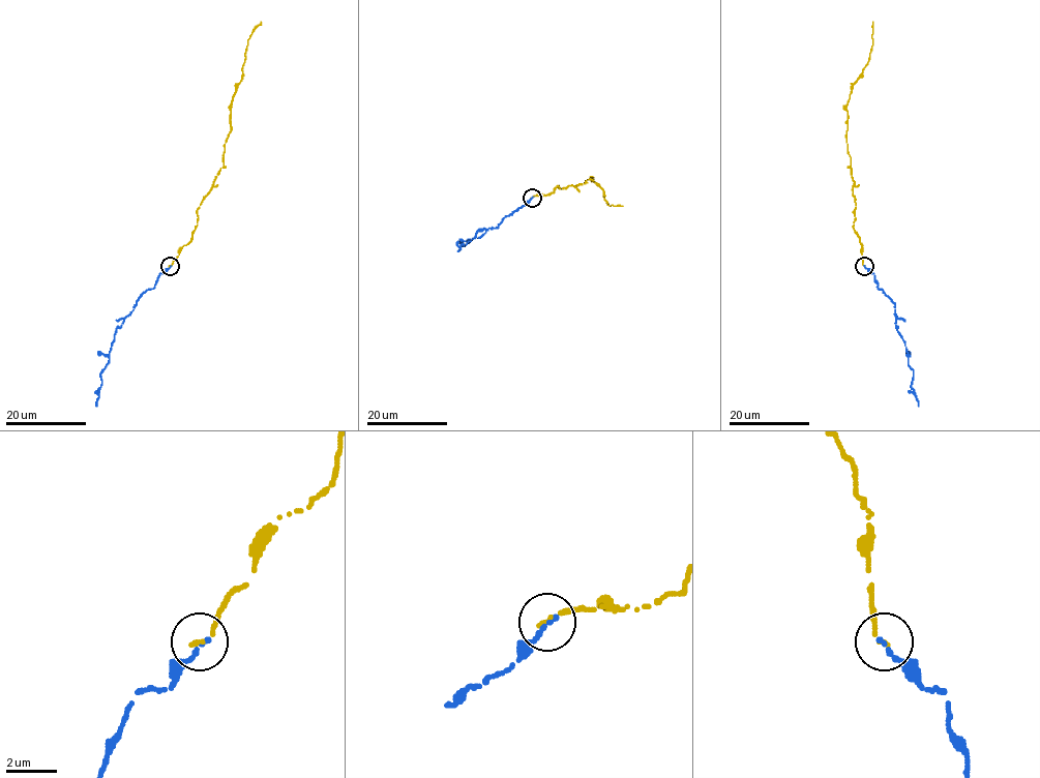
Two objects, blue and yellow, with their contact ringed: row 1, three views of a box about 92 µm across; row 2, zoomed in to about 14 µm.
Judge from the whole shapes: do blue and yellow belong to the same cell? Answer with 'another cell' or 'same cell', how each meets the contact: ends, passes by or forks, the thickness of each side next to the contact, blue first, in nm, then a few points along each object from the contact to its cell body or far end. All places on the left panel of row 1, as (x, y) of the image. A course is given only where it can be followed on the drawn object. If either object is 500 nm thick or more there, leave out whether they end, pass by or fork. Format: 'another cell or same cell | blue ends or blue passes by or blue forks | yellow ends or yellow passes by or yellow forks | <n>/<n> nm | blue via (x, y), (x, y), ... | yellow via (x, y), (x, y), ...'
same cell | blue ends | yellow ends | 240/160 nm | blue via (171, 265), (116, 329), (109, 362), (99, 377), (96, 406) | yellow via (170, 265), (190, 240), (198, 208), (224, 167), (231, 106), (241, 79), (249, 35), (261, 22)

